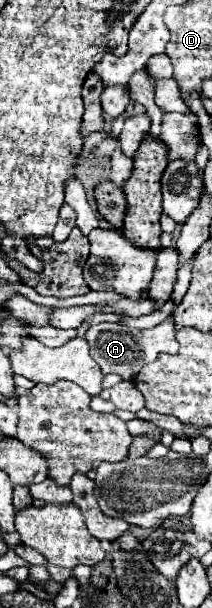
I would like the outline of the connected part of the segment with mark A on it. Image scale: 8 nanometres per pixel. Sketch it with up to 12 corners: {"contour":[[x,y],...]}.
{"contour":[[173,317],[153,329],[91,325],[101,371],[131,381],[161,353],[177,353]]}

